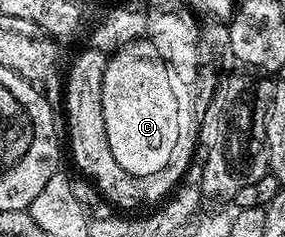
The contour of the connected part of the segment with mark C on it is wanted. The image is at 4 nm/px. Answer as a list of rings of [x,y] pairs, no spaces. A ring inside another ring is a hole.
[[[146,37],[123,44],[105,65],[105,75],[101,81],[101,111],[87,107],[83,115],[65,115],[65,125],[68,148],[74,145],[75,137],[107,137],[109,149],[125,173],[146,177],[165,169],[170,153],[178,143],[179,96],[173,86],[173,76],[154,45]]]

